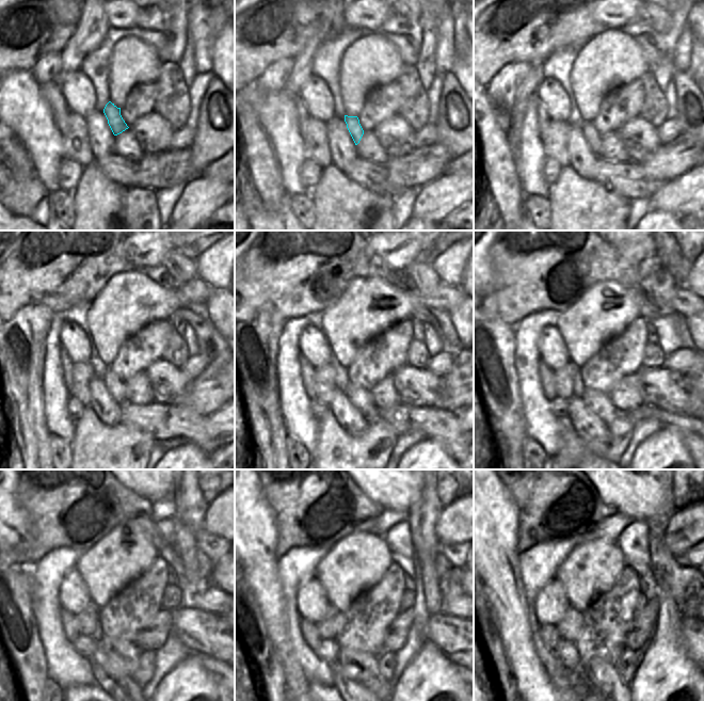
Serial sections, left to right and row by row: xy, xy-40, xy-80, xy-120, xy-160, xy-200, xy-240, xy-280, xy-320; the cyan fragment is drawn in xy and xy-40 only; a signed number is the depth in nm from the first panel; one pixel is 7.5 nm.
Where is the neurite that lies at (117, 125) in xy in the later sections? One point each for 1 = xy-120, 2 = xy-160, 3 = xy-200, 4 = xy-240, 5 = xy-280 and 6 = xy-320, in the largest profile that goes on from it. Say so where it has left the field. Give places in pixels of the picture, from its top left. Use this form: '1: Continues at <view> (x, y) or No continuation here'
1: Continues at xy-120 (116, 386)
2: Continues at xy-160 (361, 397)
3: Continues at xy-200 (601, 403)
4: Continues at xy-240 (126, 653)
5: Continues at xy-280 (369, 676)
6: Continues at xy-320 (608, 684).

